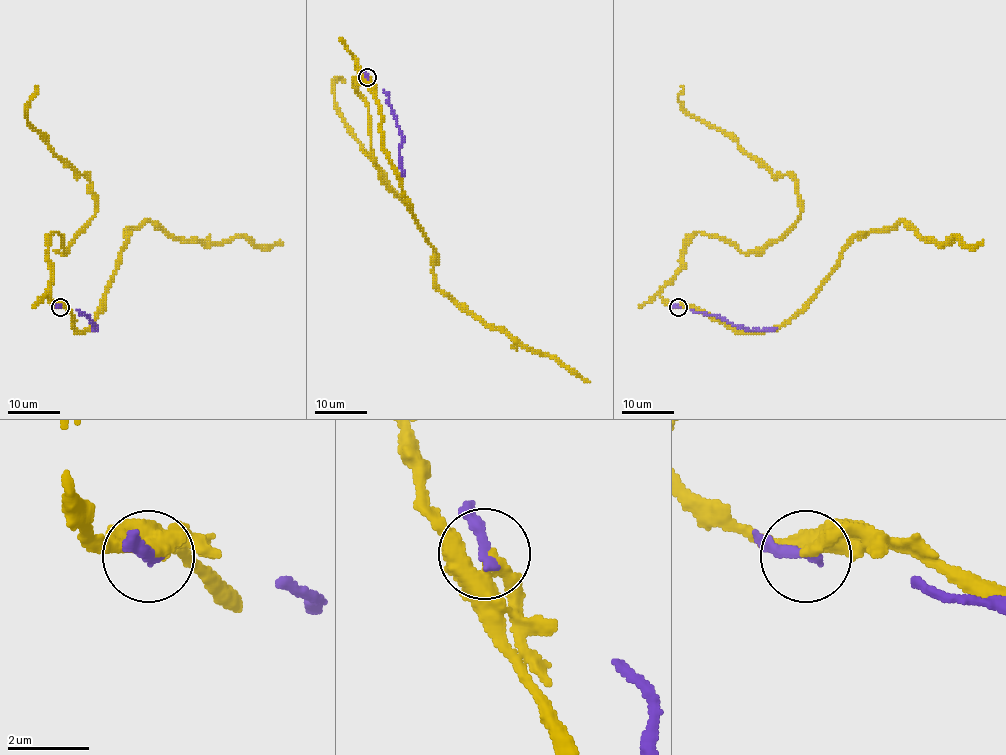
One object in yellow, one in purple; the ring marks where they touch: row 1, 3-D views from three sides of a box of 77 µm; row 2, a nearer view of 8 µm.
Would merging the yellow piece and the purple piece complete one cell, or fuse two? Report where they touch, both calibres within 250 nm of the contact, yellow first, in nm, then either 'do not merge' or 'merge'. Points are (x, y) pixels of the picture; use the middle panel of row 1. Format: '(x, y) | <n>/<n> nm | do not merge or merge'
(367, 77) | 440/300 nm | do not merge

